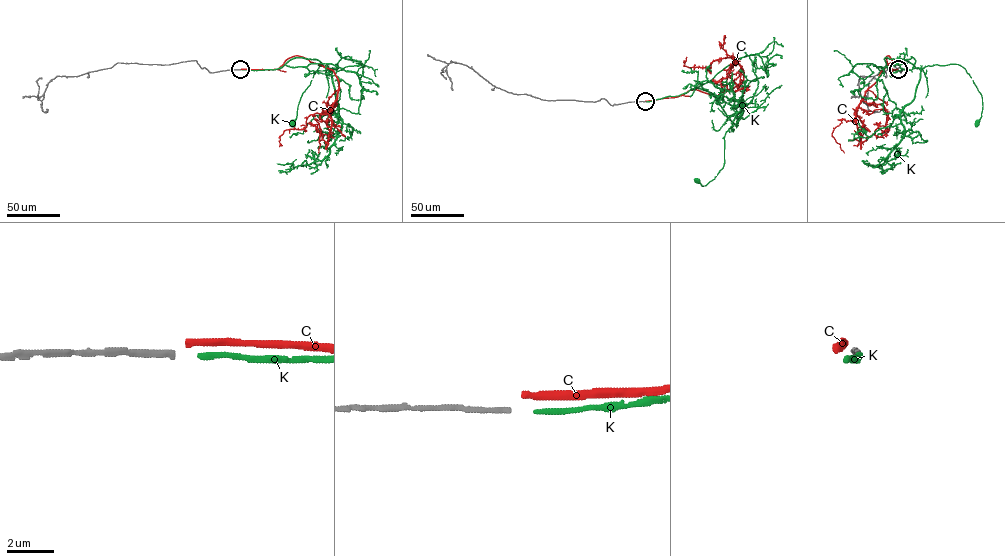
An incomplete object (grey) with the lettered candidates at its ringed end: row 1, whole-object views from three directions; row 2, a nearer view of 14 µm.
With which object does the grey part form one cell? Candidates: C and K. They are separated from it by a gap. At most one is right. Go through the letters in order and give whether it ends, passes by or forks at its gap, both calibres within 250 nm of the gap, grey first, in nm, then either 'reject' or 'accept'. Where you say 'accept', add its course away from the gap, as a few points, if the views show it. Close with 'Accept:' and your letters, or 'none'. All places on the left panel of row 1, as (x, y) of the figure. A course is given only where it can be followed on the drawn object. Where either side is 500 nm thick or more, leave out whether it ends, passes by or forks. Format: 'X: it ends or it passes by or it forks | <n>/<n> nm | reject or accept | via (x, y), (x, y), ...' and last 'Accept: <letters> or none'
C: it ends | 240/280 nm | reject
K: it ends | 240/240 nm | accept | via (241, 69), (274, 69), (298, 57), (317, 59), (330, 68), (319, 64), (301, 97), (292, 122)
Accept: K

